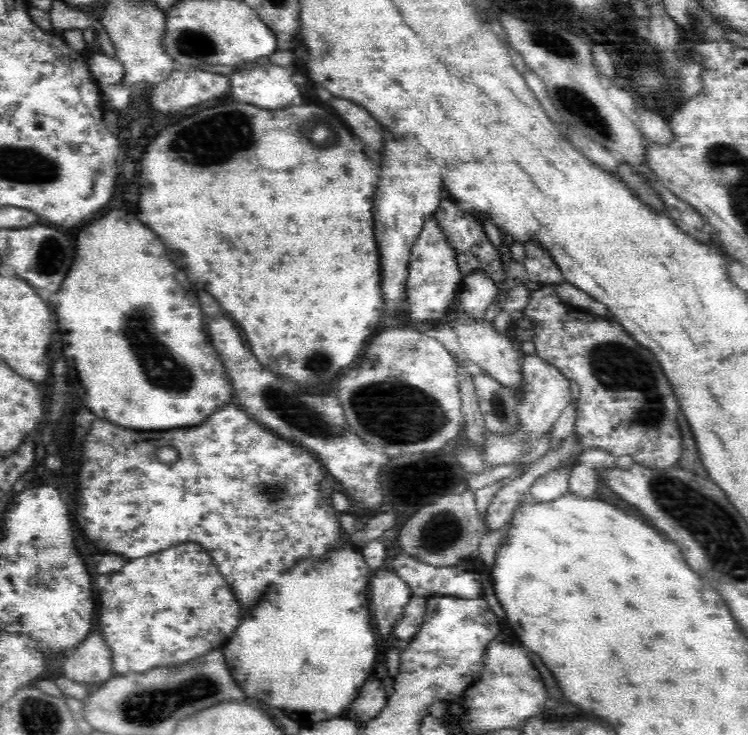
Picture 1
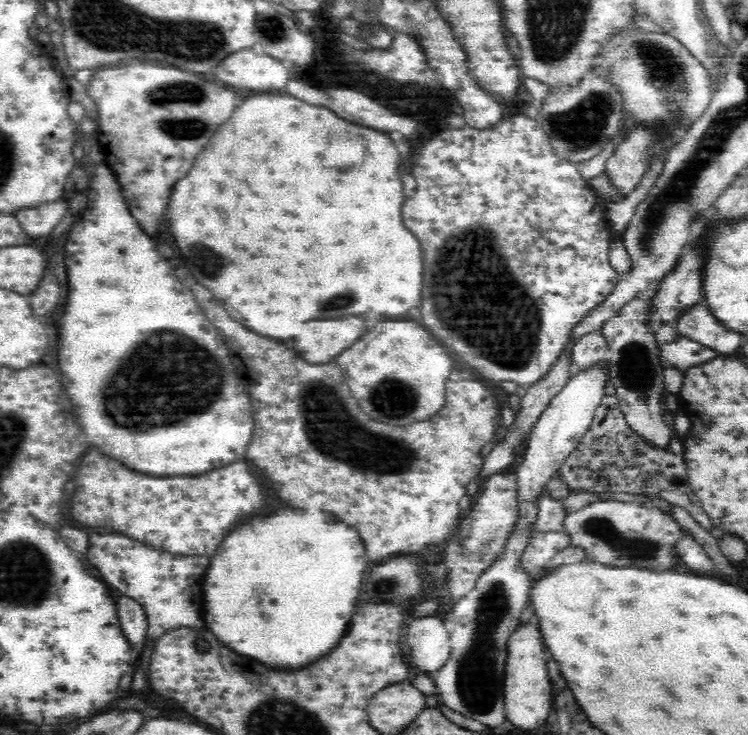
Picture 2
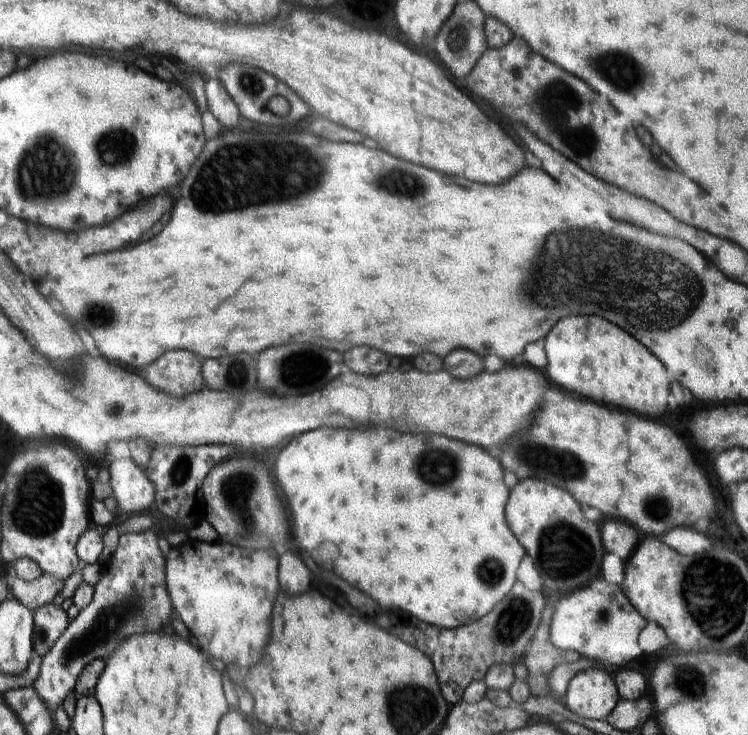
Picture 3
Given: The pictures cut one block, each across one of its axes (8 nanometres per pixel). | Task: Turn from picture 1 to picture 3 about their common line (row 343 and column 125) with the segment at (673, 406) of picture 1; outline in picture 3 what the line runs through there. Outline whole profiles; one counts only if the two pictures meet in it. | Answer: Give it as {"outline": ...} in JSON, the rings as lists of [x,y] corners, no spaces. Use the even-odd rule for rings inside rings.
{"outline":[[[154,529],[119,537],[116,550],[108,560],[109,567],[94,585],[90,604],[80,609],[78,616],[69,621],[68,628],[48,654],[42,657],[40,672],[32,682],[32,688],[48,706],[53,717],[58,708],[63,708],[62,703],[68,694],[75,690],[87,664],[110,658],[130,636],[154,632],[162,624],[170,622],[174,605],[167,591],[167,560],[160,552],[158,540],[159,534]]]}

